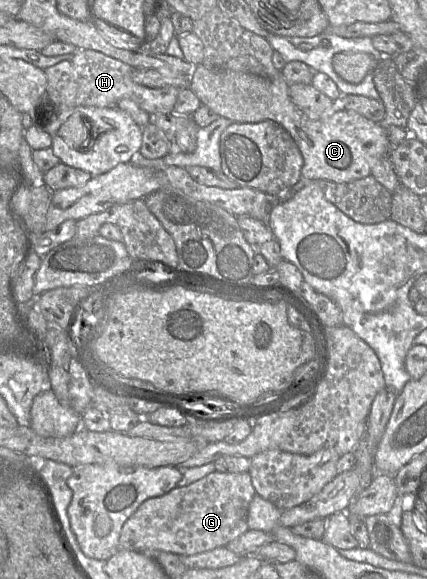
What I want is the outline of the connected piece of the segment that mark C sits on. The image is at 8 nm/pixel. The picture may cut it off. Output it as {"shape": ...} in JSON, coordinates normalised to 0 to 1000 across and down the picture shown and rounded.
{"shape":[[[468,111],[457,114],[445,128],[443,150],[475,181],[487,183],[518,202],[571,212],[635,207],[663,218],[679,230],[710,269],[707,313],[754,309],[810,316],[852,307],[869,302],[869,292],[888,275],[913,266],[916,250],[906,223],[829,192],[803,188],[803,166],[780,174],[792,192],[773,200],[728,206],[686,176],[677,161],[677,143],[660,130],[632,136],[600,128],[489,117]]]}

